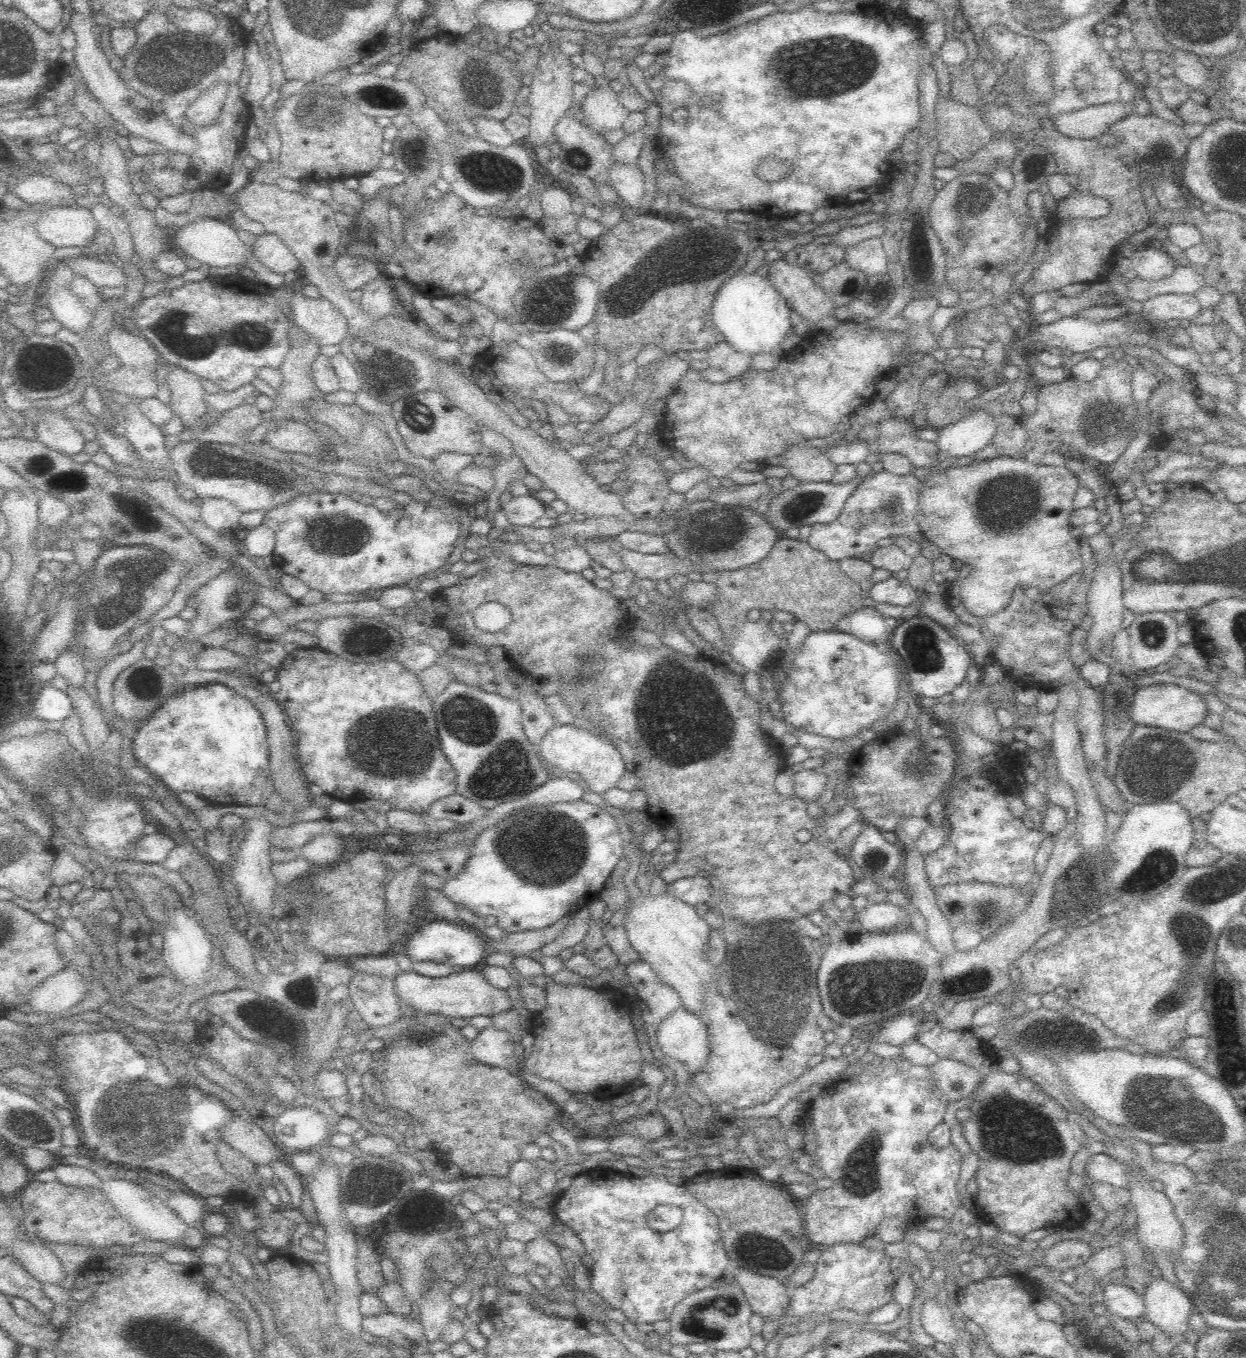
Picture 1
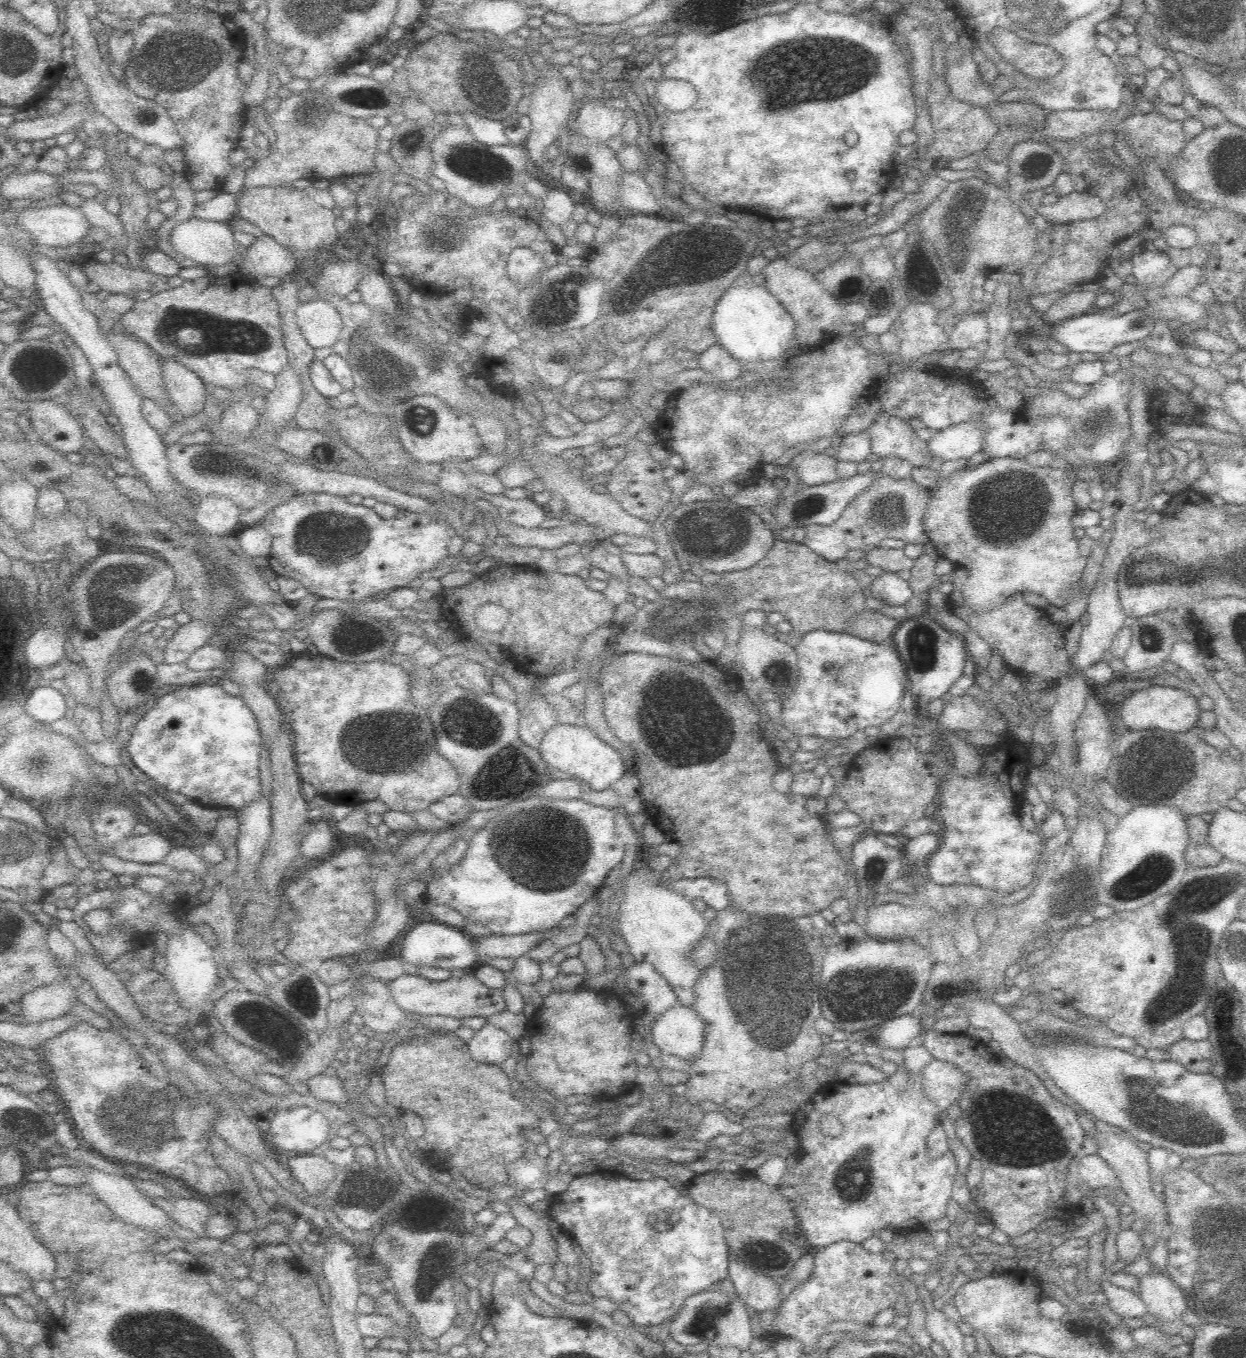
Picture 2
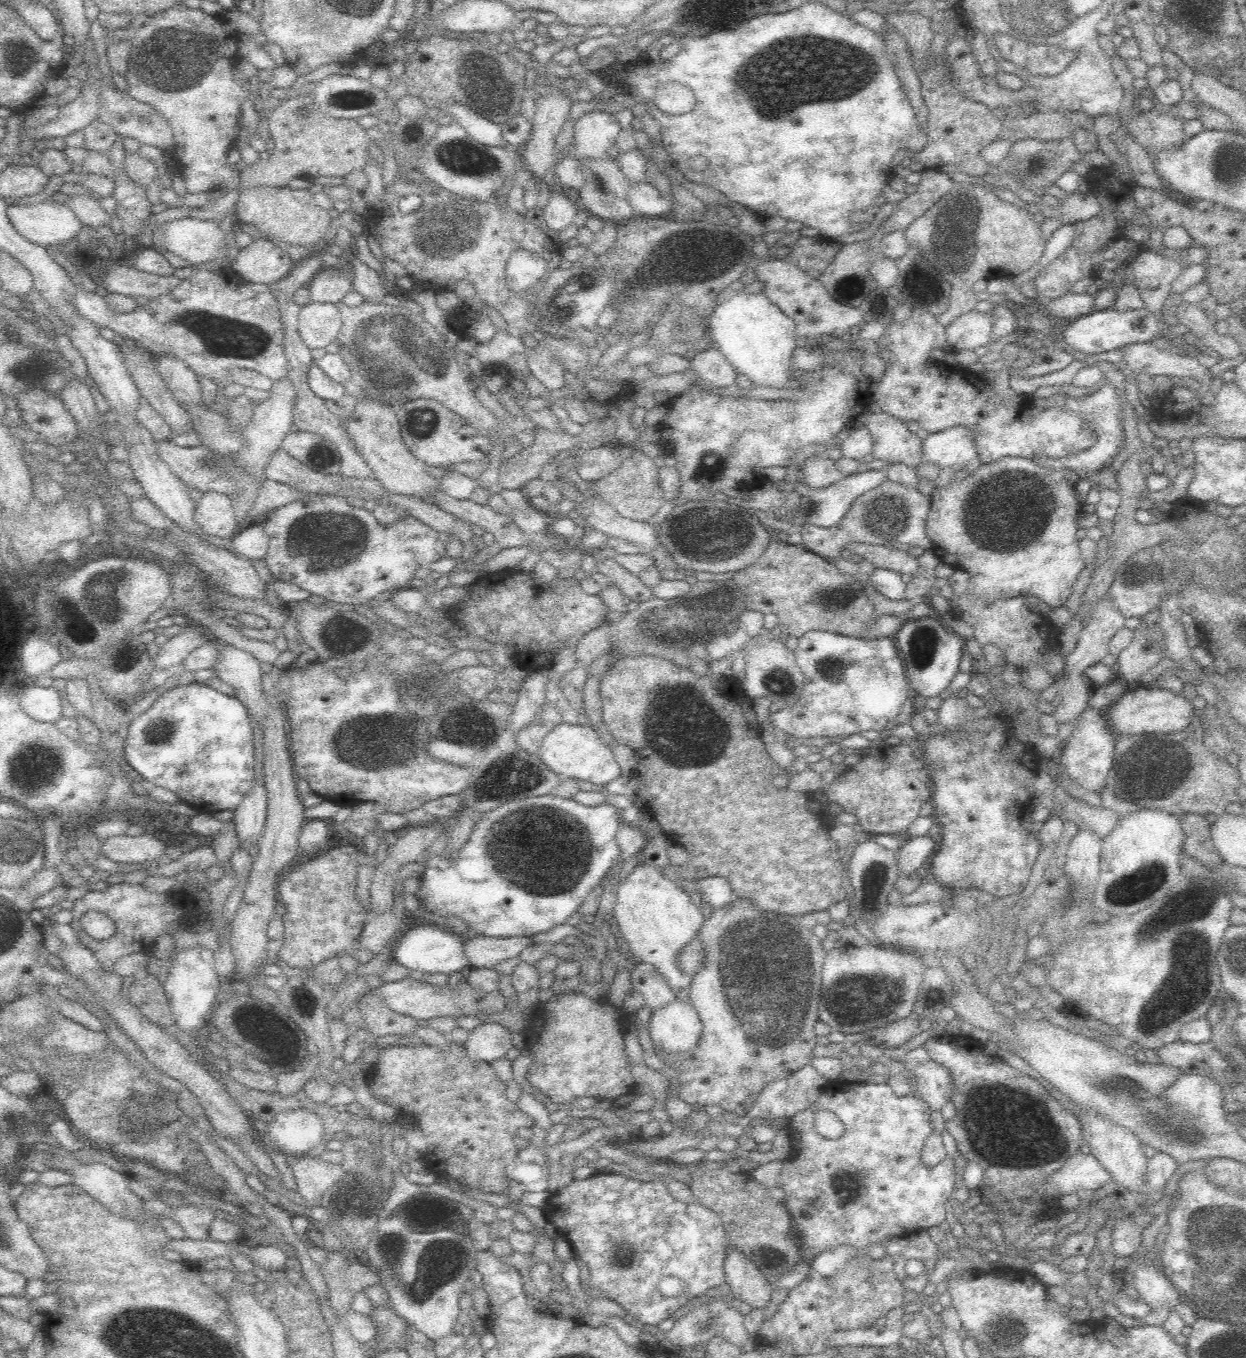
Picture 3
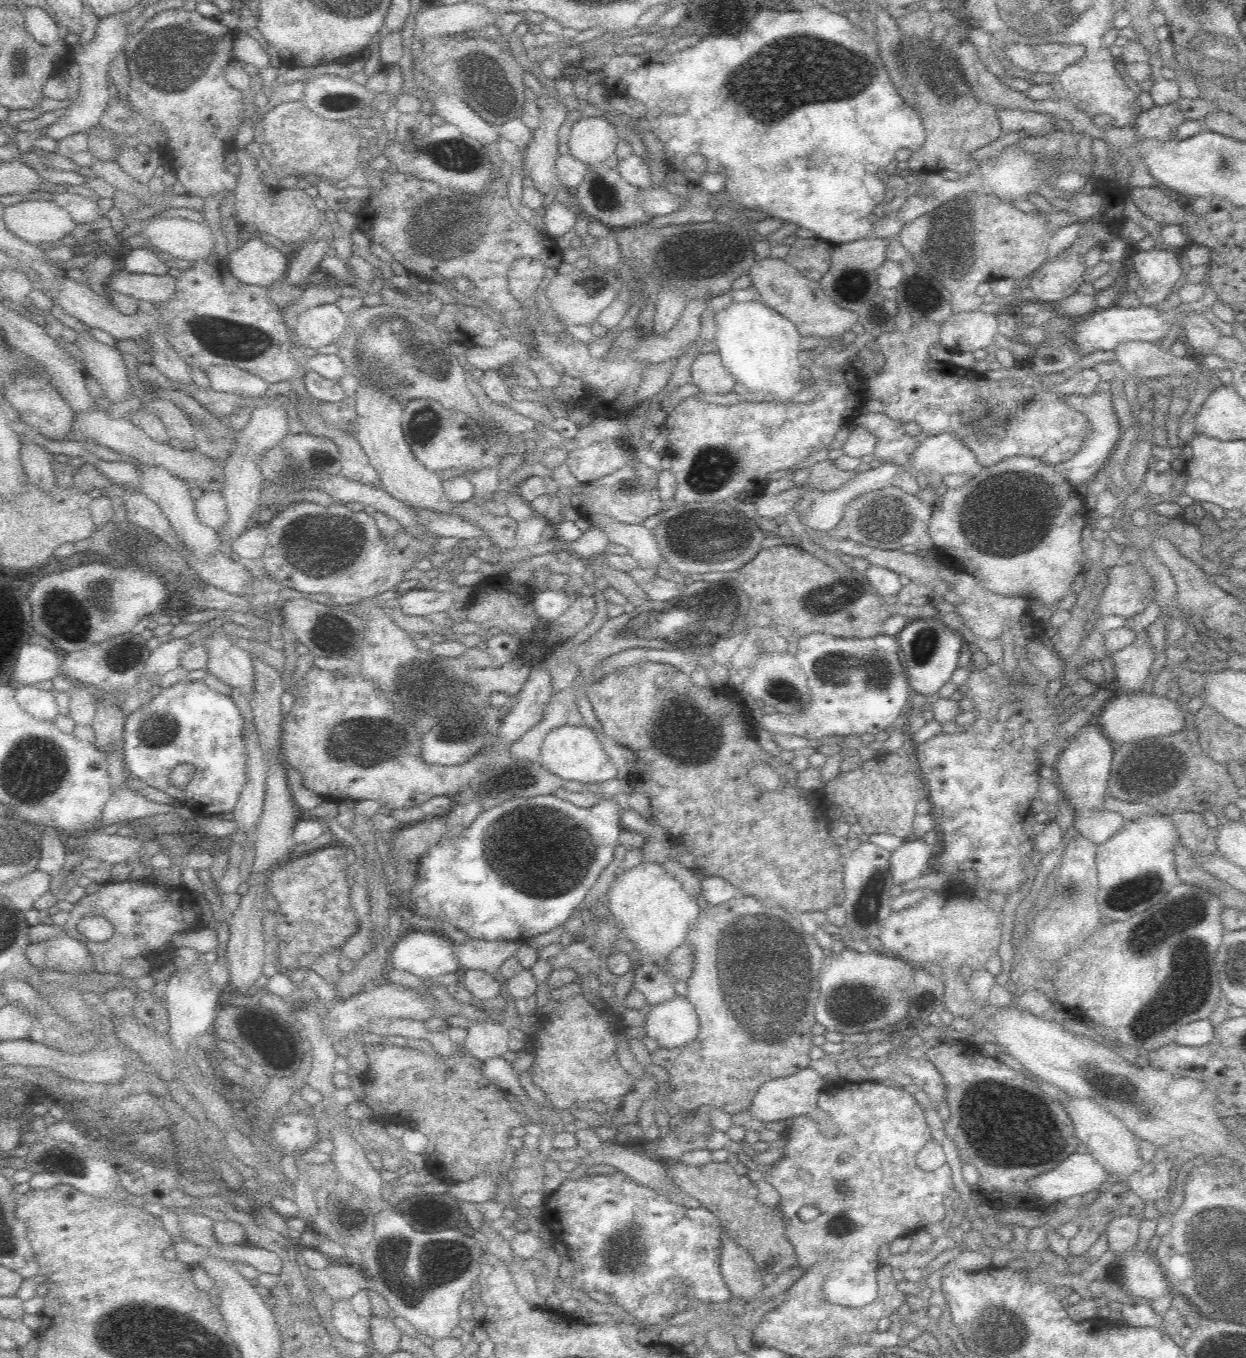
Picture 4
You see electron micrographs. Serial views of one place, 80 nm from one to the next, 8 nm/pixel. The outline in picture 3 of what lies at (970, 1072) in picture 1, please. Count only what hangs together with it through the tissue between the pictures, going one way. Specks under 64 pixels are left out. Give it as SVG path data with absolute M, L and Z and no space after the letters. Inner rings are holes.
M932 1060L920 1064L916 1069L910 1070L912 1076L909 1081L916 1086L915 1092L928 1102L932 1110L940 1110L948 1100L952 1099L955 1092L953 1079L944 1066Z

